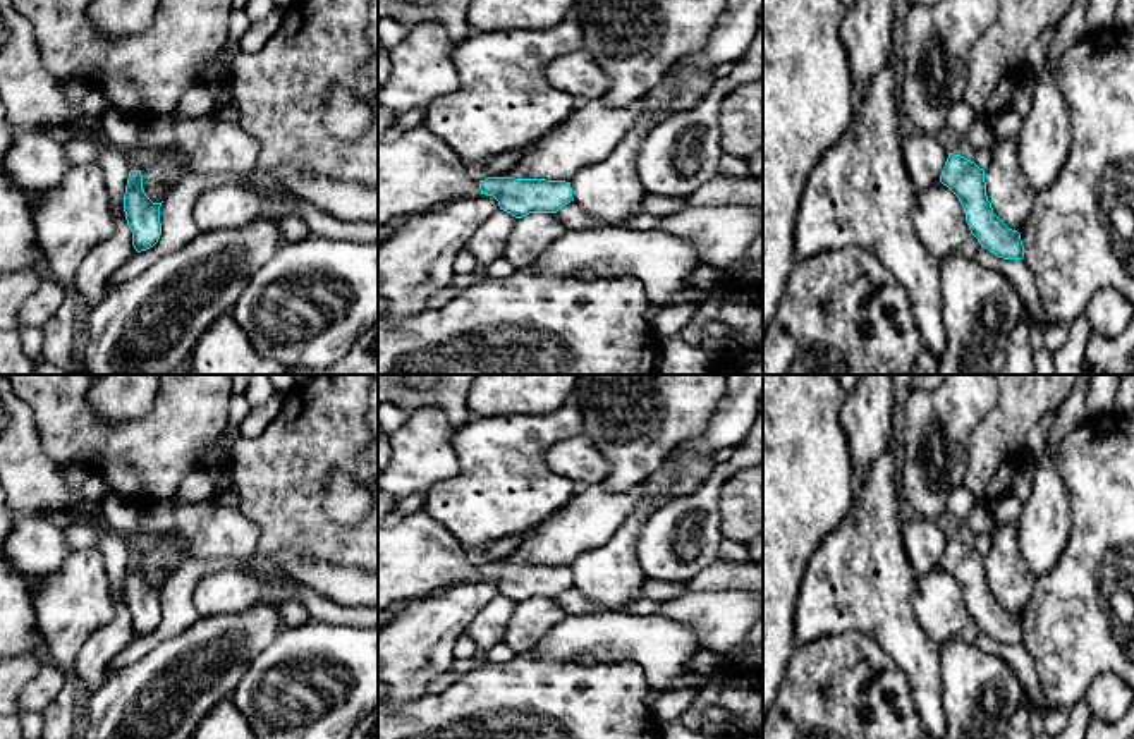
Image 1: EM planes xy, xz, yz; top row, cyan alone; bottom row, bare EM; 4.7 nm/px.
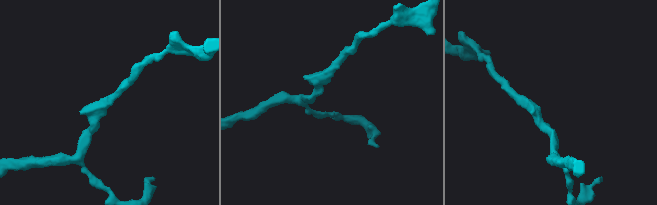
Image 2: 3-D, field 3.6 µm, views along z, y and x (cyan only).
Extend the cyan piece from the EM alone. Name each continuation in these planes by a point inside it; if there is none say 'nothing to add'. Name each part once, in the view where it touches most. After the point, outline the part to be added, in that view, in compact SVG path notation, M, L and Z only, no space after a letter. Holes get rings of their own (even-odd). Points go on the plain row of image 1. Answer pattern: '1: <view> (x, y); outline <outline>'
1: xz (416, 555); outline M426 510L378 526L378 615L462 583L481 581L462 543Z

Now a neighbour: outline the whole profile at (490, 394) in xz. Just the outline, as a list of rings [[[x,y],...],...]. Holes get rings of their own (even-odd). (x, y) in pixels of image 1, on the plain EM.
[[[474,375],[467,406],[481,418],[545,416],[560,409],[579,375]]]

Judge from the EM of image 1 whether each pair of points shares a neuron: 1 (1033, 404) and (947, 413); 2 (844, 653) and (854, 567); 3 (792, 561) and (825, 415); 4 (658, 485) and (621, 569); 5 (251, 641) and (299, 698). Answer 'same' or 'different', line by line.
1: different
2: different
3: same
4: same
5: different

